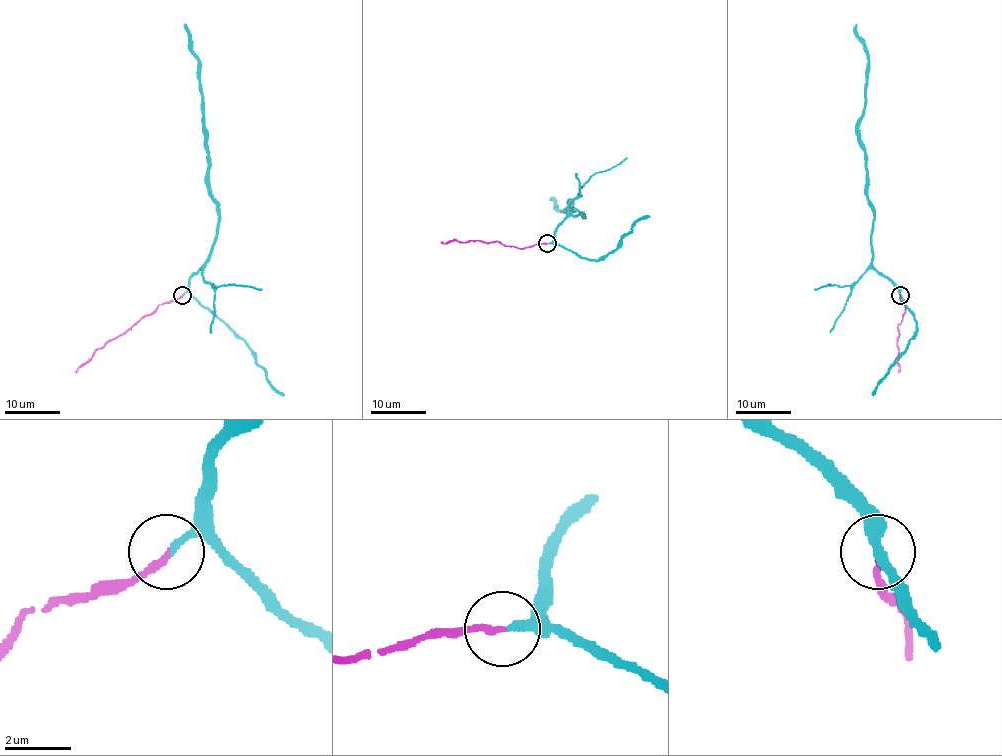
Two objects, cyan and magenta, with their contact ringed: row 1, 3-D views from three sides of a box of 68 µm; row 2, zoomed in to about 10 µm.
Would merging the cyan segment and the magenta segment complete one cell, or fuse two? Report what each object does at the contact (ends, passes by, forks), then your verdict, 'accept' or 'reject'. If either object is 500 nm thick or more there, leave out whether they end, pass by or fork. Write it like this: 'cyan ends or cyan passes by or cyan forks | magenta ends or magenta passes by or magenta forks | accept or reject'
cyan ends | magenta ends | accept

